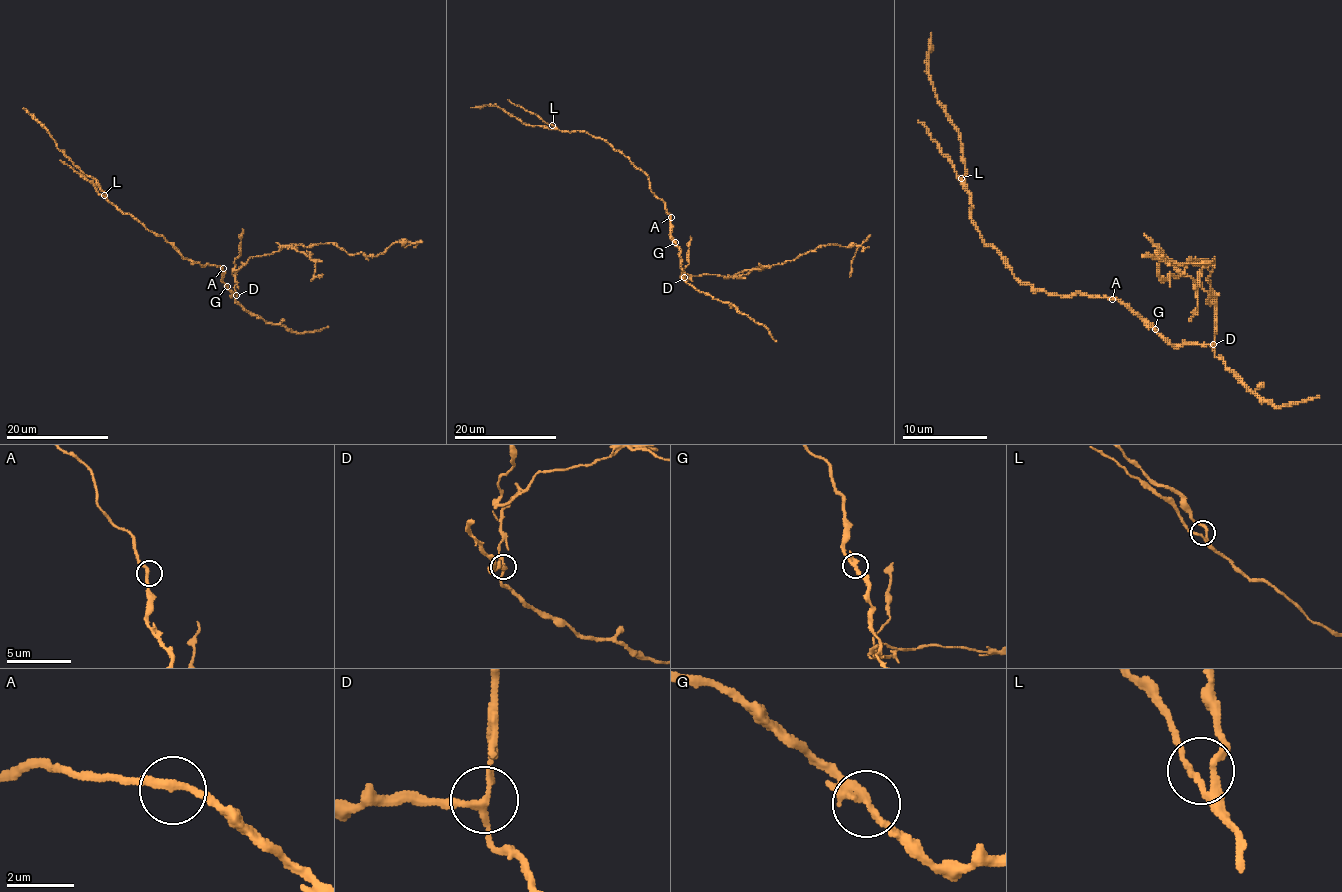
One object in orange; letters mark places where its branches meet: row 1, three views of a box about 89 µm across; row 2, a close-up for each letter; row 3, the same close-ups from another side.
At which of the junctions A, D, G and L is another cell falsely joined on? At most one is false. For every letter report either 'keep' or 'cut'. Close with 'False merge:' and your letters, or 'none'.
A: keep
D: cut
G: keep
L: keep
False merge: D

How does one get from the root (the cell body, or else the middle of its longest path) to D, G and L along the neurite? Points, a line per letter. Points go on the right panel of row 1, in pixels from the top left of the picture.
D: (1129, 306), (1172, 344), (1212, 344)
G: (1129, 306), (1155, 329)
L: (1129, 306), (1078, 293), (1048, 295), (1016, 278), (1003, 257), (982, 240), (971, 221), (971, 195), (961, 178)

